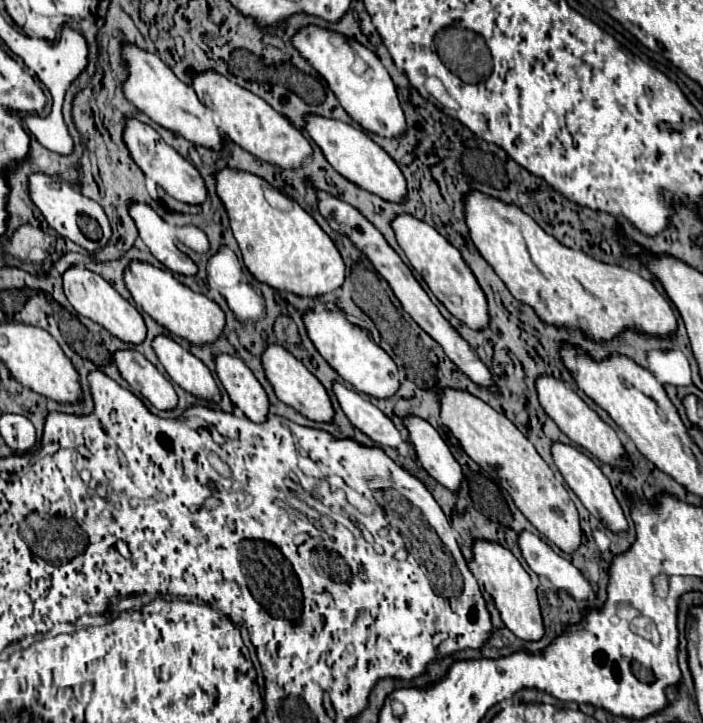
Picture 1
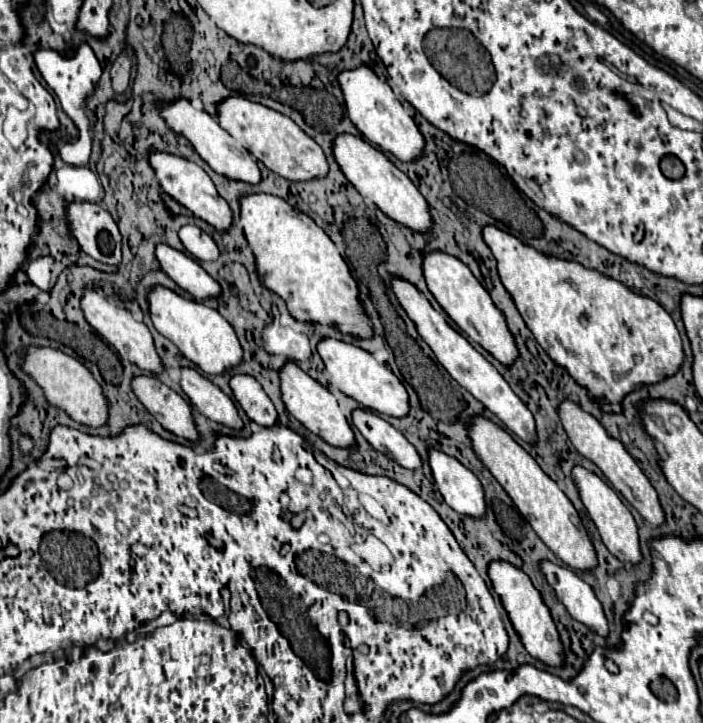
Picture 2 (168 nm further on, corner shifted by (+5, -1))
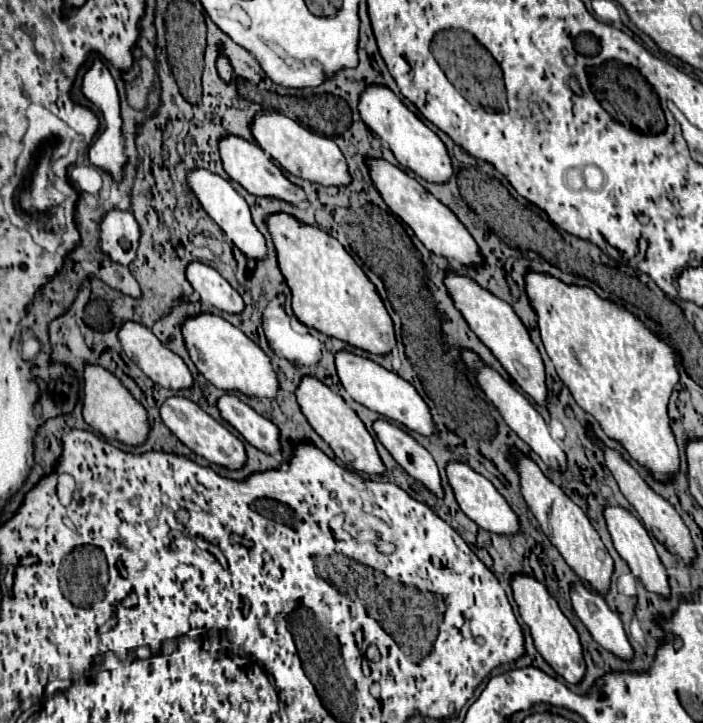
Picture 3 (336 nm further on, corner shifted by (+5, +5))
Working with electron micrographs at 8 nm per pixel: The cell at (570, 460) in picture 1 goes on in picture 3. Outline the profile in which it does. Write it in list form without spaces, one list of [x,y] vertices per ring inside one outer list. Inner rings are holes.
[[[606,504],[604,506],[604,518],[606,518],[608,532],[612,536],[614,548],[620,554],[620,558],[626,560],[626,564],[632,570],[632,574],[642,580],[646,590],[662,594],[662,596],[668,596],[668,592],[670,592],[668,590],[668,574],[666,574],[666,568],[662,566],[662,562],[660,562],[660,558],[658,558],[658,554],[654,550],[654,544],[650,540],[650,534],[646,532],[644,524],[632,512],[628,512],[626,508],[622,508],[618,504]]]

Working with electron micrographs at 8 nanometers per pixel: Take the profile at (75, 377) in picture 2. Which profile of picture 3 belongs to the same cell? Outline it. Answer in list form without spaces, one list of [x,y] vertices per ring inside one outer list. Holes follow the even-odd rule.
[[[86,364],[84,366],[84,398],[82,398],[82,416],[84,420],[108,440],[120,440],[122,444],[138,446],[148,436],[148,416],[146,410],[132,398],[132,394],[120,384],[116,376],[112,376],[102,366]]]

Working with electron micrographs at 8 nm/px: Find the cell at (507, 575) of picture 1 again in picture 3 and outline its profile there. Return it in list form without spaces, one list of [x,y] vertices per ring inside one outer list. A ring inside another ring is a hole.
[[[516,576],[516,580],[512,580],[510,586],[512,586],[514,602],[518,604],[518,610],[520,610],[520,618],[530,628],[534,646],[540,652],[540,656],[566,682],[570,682],[570,684],[580,682],[584,676],[584,670],[586,670],[586,664],[582,660],[582,644],[580,644],[578,632],[574,630],[570,620],[560,612],[556,600],[548,594],[544,584],[540,584],[538,580],[532,580],[532,576]]]

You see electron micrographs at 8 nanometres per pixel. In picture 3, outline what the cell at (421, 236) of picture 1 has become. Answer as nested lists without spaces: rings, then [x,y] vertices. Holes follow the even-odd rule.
[[[446,270],[444,286],[448,288],[448,294],[452,296],[456,310],[464,316],[470,330],[490,348],[490,352],[498,358],[498,362],[504,366],[504,370],[512,376],[512,380],[530,394],[538,404],[544,404],[546,400],[546,384],[544,384],[544,364],[542,358],[532,344],[528,330],[512,310],[512,306],[500,298],[496,298],[492,292],[482,288],[472,278],[458,274],[454,270]]]

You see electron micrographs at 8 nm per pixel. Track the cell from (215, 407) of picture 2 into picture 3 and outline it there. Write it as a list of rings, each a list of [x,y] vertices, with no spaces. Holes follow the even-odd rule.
[[[226,392],[218,398],[216,408],[220,410],[220,416],[232,424],[246,442],[256,446],[258,450],[264,450],[268,454],[276,454],[280,450],[280,432],[278,428],[256,414],[248,404],[244,404],[234,394]]]

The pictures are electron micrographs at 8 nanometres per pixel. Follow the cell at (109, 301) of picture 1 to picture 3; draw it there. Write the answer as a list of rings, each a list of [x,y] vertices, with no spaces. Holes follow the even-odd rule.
[[[132,320],[124,322],[120,328],[118,328],[118,340],[126,352],[126,356],[150,378],[154,380],[156,384],[164,386],[164,388],[170,388],[170,390],[182,390],[182,388],[188,388],[192,386],[192,374],[190,370],[186,368],[186,364],[182,362],[180,356],[176,356],[172,350],[168,350],[154,334],[150,328],[144,328],[144,324],[136,324]]]

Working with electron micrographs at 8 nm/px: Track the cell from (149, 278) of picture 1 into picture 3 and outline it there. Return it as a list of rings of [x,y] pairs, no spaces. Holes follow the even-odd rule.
[[[200,312],[196,318],[186,318],[180,326],[186,350],[196,364],[196,368],[204,374],[208,382],[212,382],[220,390],[240,390],[244,394],[268,396],[274,398],[278,390],[278,380],[270,358],[236,326],[232,326],[222,316]]]

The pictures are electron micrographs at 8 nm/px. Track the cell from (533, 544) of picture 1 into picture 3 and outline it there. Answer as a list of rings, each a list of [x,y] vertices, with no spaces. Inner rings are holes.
[[[576,582],[572,584],[570,600],[576,616],[582,620],[582,624],[590,630],[590,634],[602,648],[624,660],[632,658],[632,646],[626,638],[622,620],[616,612],[608,608],[604,596],[588,590],[582,582]]]

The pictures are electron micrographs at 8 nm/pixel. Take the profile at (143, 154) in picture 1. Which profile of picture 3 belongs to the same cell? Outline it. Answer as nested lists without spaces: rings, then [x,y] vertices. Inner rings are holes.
[[[194,168],[194,170],[186,172],[186,182],[192,188],[200,206],[204,208],[204,212],[224,230],[224,234],[244,252],[244,256],[248,260],[256,260],[256,258],[266,256],[266,240],[258,232],[258,228],[252,224],[252,216],[250,216],[250,208],[248,208],[246,200],[230,186],[228,180],[220,178],[218,174],[212,174],[206,168]]]

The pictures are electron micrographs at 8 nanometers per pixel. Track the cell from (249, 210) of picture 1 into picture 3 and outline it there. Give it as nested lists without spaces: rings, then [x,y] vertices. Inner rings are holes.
[[[286,212],[270,214],[266,224],[278,254],[280,272],[292,292],[292,310],[296,318],[326,336],[340,338],[366,352],[390,352],[396,342],[392,318],[376,294],[374,284],[366,278],[344,246],[328,232],[298,222]]]

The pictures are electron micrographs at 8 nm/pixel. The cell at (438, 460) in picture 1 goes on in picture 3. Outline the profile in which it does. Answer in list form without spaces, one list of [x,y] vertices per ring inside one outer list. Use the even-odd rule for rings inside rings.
[[[448,462],[446,476],[448,476],[448,484],[452,486],[452,492],[456,496],[460,510],[470,520],[474,520],[480,528],[484,528],[488,532],[496,532],[496,534],[506,534],[506,536],[518,532],[518,516],[504,502],[504,498],[498,494],[498,490],[492,486],[490,480],[486,480],[482,474],[478,474],[464,462]]]

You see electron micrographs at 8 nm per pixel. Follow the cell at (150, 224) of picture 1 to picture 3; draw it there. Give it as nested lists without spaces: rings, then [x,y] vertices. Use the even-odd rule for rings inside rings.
[[[202,262],[188,264],[186,280],[192,284],[192,288],[200,296],[200,300],[210,302],[218,310],[236,314],[244,308],[240,294],[212,266],[206,266]]]

